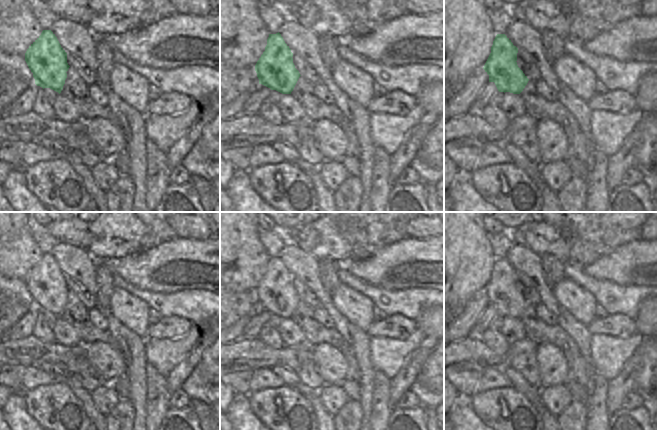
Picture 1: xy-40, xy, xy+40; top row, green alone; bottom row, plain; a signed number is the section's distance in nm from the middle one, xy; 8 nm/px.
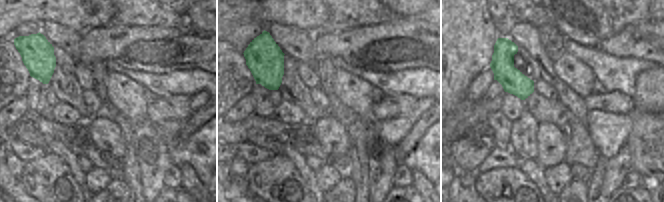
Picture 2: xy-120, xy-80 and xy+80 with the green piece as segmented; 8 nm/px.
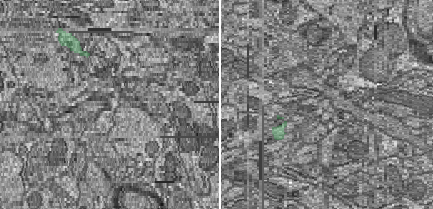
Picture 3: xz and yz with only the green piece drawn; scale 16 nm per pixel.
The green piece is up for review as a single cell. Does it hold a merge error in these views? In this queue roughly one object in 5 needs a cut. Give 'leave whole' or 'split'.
leave whole

